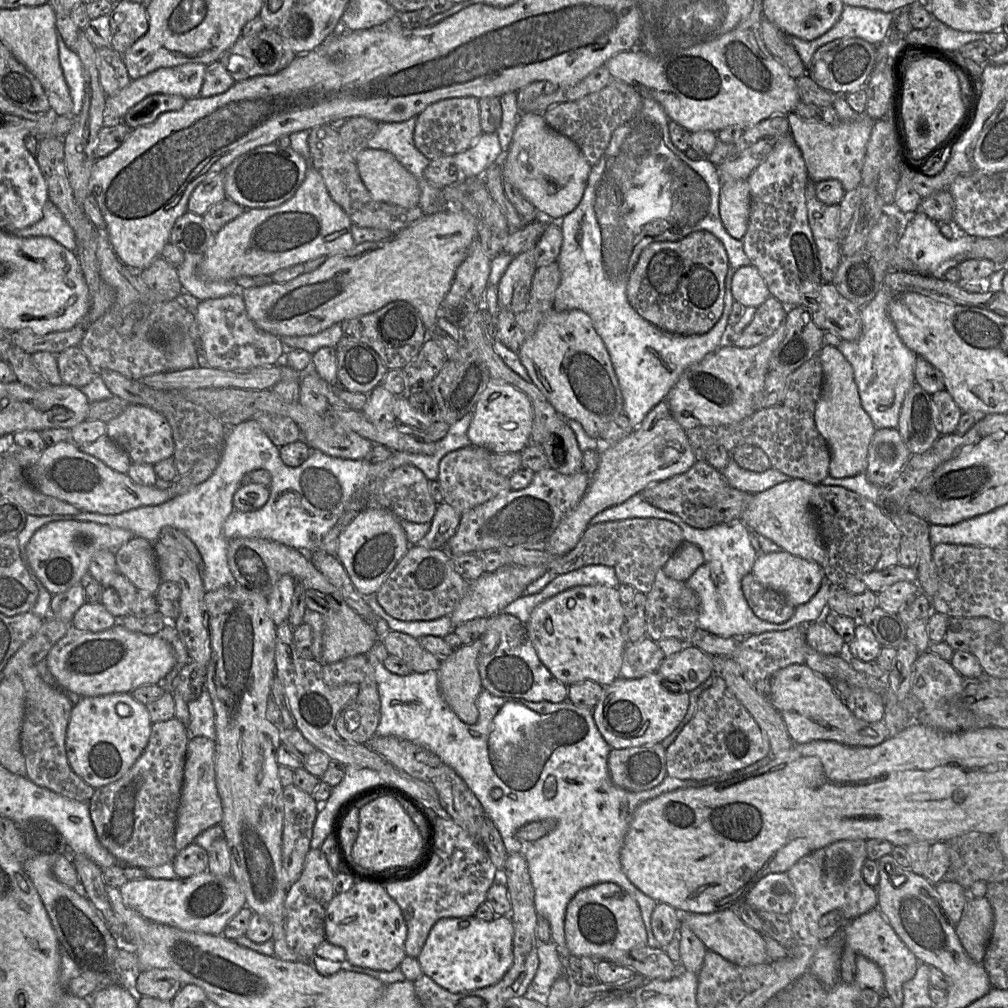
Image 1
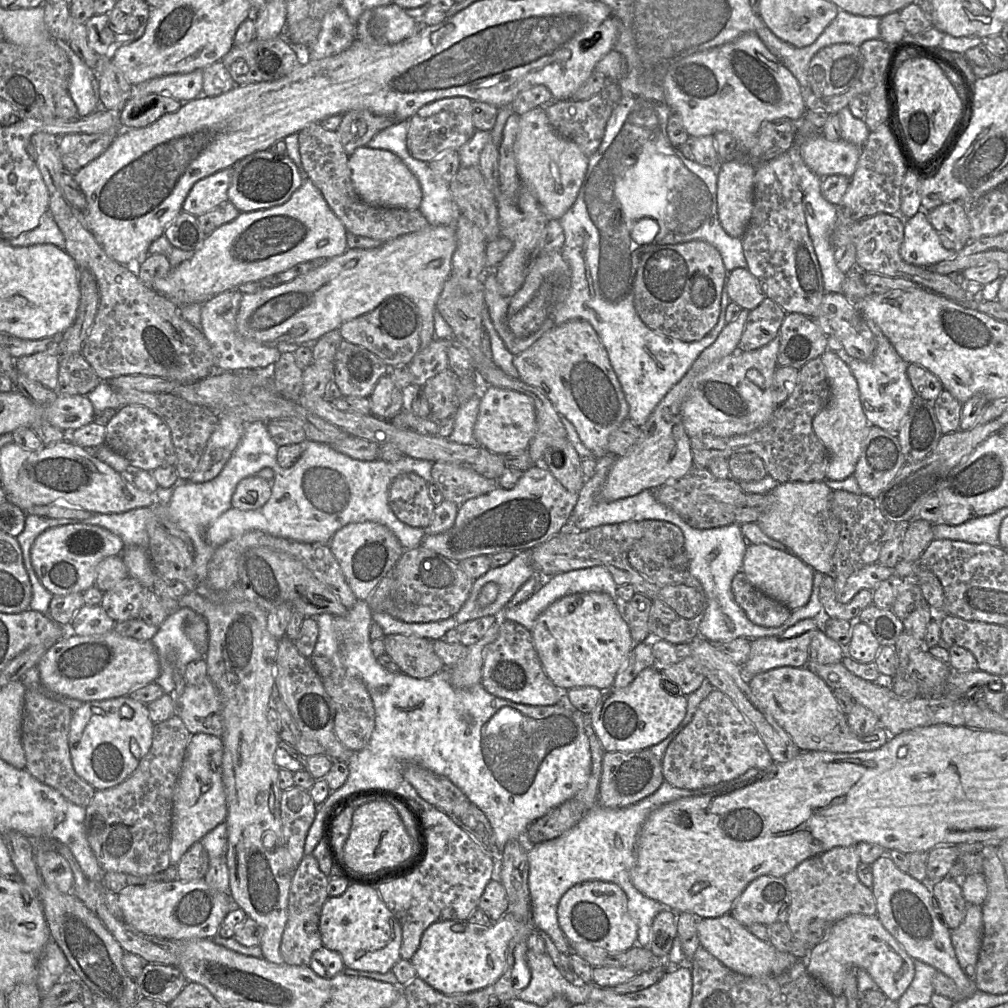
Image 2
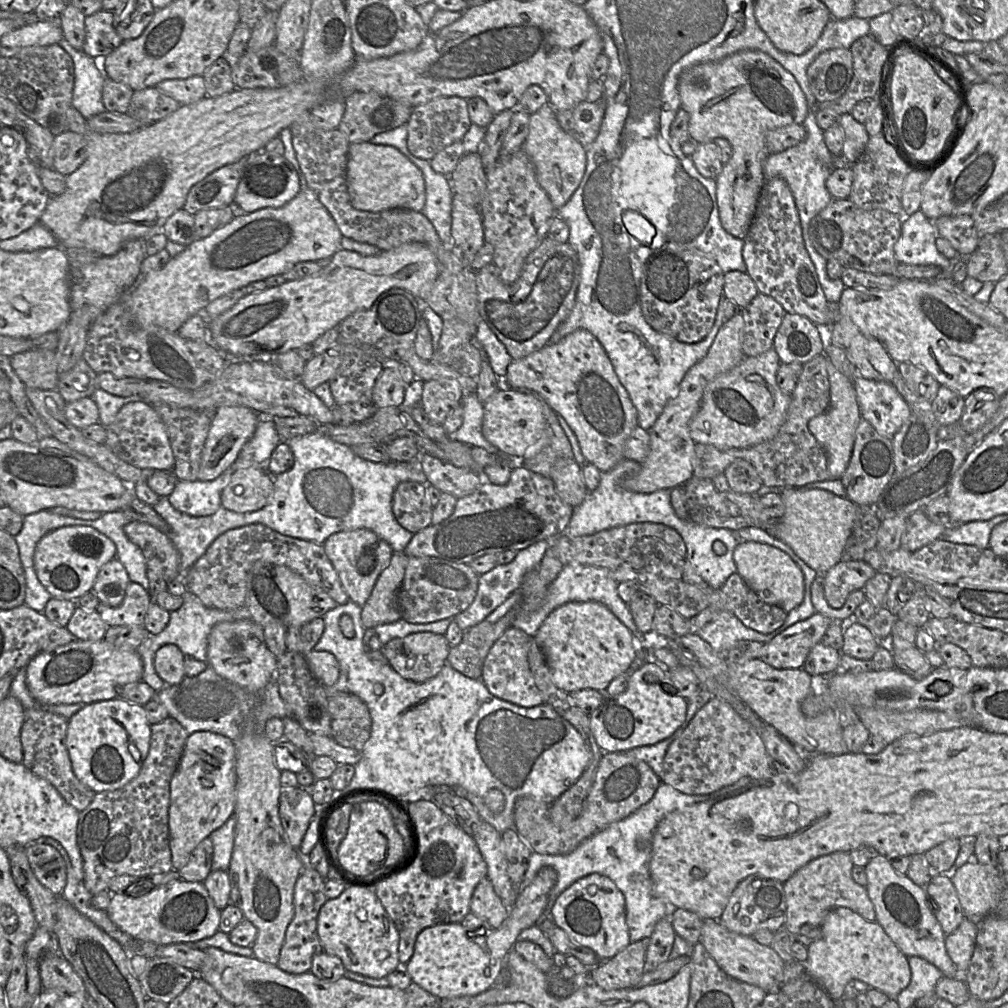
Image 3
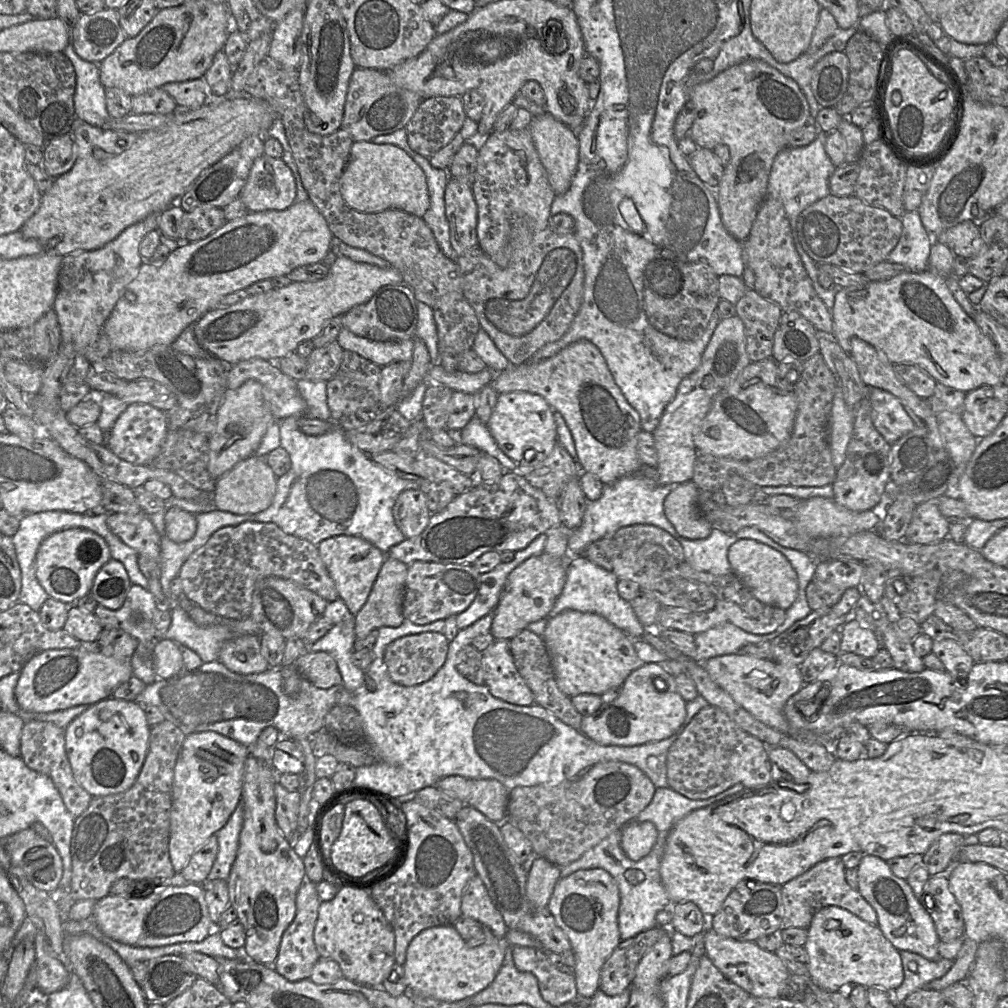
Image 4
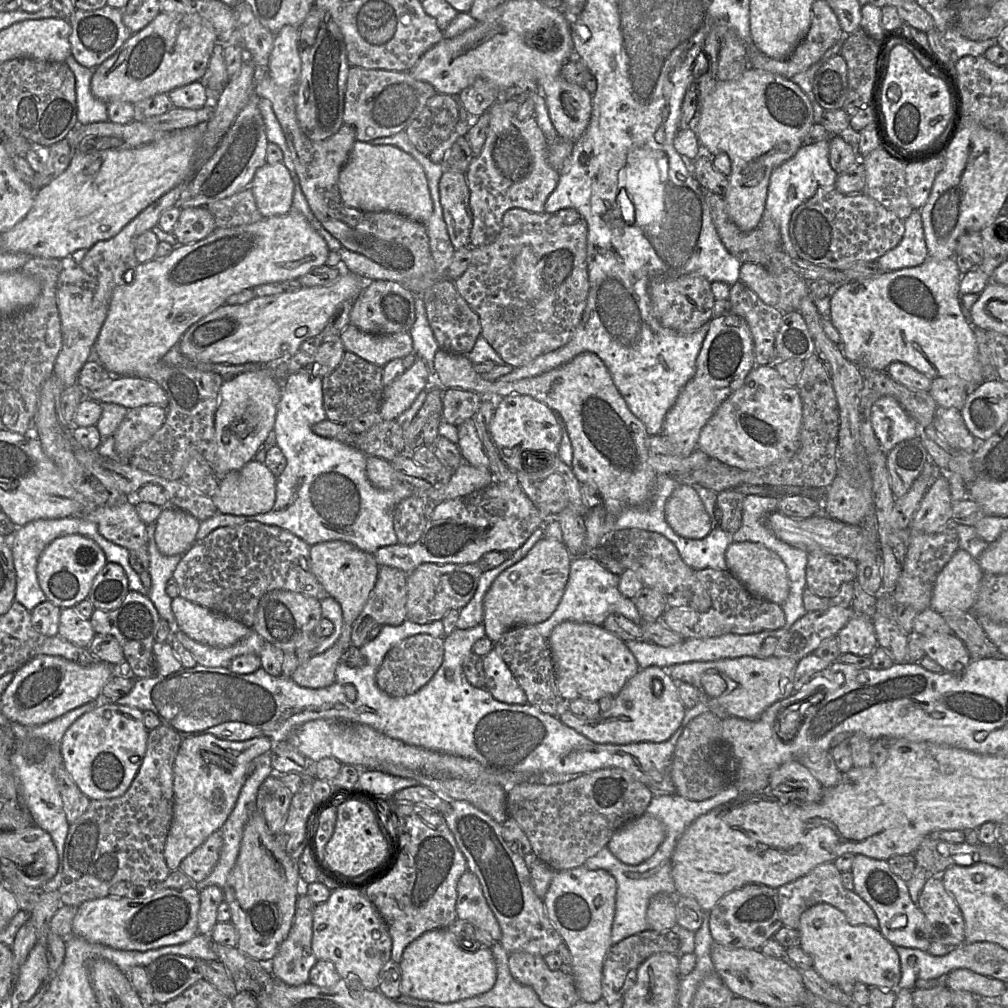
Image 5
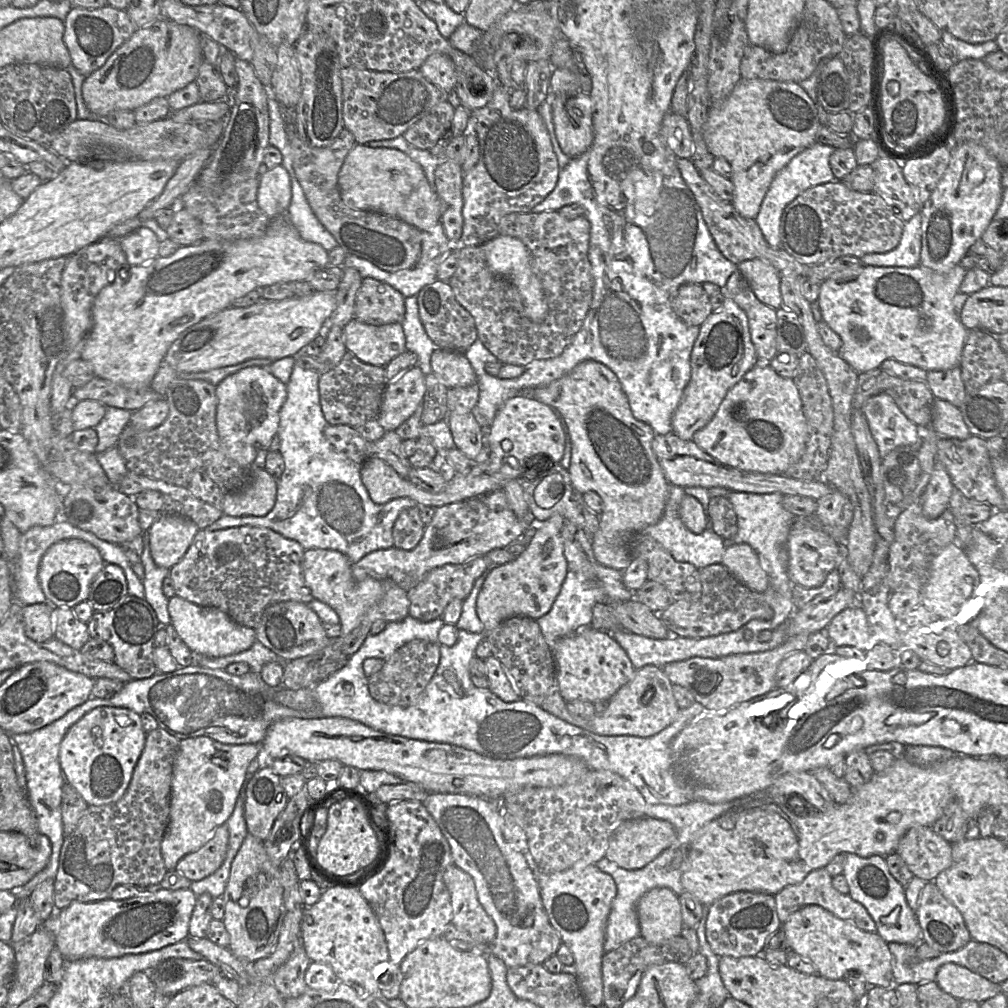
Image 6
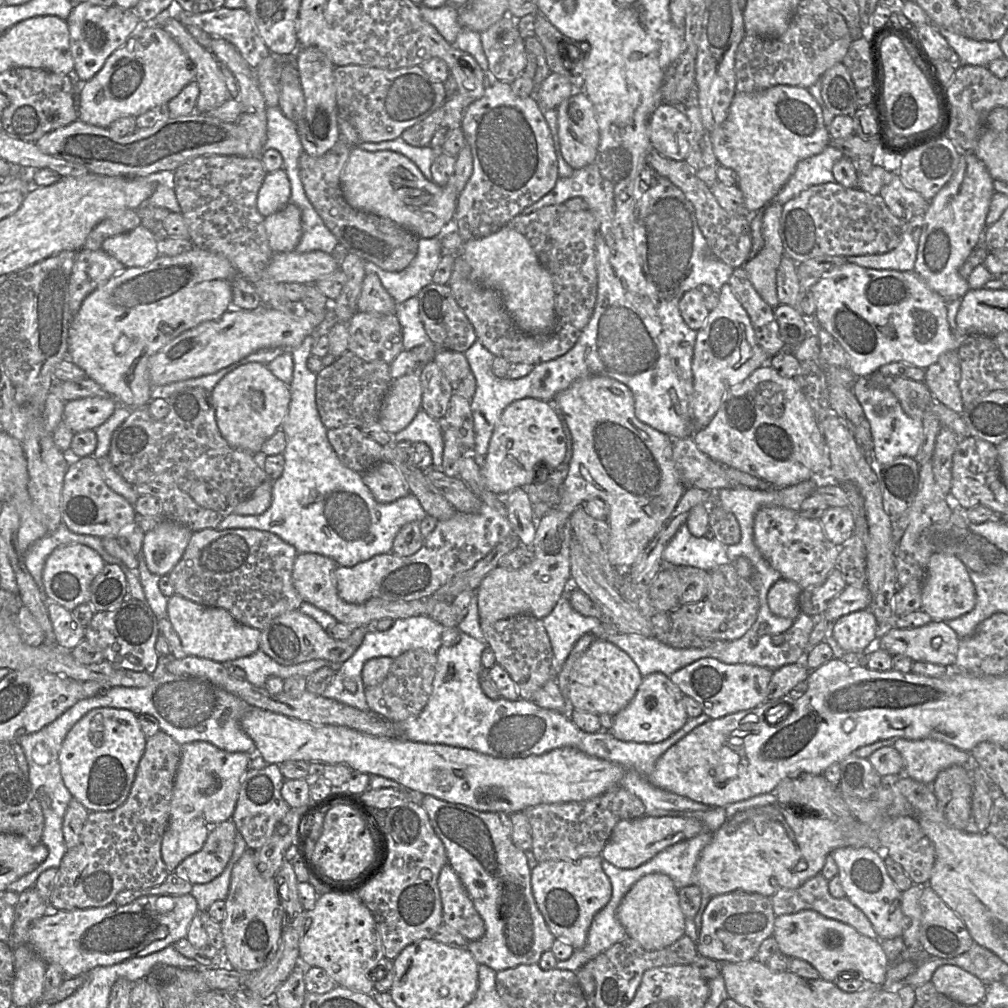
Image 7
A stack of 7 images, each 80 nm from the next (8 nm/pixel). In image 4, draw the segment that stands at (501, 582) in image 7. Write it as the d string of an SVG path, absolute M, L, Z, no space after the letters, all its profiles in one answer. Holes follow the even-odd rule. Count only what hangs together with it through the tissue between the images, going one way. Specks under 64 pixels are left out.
M545 552L532 556L513 569L507 577L500 600L493 611L490 633L495 640L510 640L520 631L548 616L565 585L568 558Z

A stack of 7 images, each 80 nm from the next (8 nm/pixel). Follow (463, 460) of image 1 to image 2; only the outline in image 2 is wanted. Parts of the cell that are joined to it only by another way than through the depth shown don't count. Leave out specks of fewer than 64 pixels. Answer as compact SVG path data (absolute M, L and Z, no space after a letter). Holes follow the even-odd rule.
M433 463L431 475L432 483L439 488L443 499L458 507L499 487L497 480L485 478L469 467L454 463Z

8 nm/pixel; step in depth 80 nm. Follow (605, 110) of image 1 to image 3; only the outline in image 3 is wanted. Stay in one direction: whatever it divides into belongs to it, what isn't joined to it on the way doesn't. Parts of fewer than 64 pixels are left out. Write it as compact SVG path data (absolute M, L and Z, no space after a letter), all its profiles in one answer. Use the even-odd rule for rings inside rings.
M602 97L595 102L581 101L570 109L556 111L555 115L561 128L586 149L599 133L605 109Z

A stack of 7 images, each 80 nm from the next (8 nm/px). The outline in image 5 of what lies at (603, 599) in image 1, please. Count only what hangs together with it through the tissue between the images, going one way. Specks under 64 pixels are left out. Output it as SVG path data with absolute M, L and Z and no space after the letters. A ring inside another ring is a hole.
M564 621L557 625L547 639L554 663L557 690L567 701L583 699L597 701L605 696L616 696L623 686L639 671L636 658L625 641L602 625Z

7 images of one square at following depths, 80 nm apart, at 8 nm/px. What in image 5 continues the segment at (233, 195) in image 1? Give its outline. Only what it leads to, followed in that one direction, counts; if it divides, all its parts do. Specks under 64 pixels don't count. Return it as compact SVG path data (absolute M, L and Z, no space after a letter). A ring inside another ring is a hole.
M282 162L258 168L249 187L263 218L285 215L291 210L294 183Z

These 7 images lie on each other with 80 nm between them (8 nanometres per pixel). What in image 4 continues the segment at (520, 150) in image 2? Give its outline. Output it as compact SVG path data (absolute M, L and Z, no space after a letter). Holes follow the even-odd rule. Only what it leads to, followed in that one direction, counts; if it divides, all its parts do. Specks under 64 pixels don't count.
M547 111L533 116L528 128L555 195L566 193L571 186L579 162L577 133Z

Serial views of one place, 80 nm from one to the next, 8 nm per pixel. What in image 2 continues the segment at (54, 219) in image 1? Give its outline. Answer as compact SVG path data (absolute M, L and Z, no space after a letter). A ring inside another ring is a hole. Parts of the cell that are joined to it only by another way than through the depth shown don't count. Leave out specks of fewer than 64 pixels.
M49 210L44 213L36 228L7 241L14 247L53 244L65 250L65 238Z

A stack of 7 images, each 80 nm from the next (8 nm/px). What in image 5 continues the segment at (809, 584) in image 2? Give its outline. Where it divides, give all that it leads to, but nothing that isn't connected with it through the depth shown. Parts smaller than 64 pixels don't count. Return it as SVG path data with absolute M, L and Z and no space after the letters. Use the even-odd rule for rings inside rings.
M735 542L729 545L725 560L727 570L732 573L755 598L781 606L789 595L787 568L781 558L762 544Z

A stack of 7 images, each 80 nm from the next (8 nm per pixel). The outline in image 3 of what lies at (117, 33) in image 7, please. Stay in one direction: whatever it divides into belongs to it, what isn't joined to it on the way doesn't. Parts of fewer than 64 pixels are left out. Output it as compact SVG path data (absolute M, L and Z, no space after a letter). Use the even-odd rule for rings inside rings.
M100 10L85 18L86 37L82 51L98 60L116 50L122 43L114 25L113 11Z

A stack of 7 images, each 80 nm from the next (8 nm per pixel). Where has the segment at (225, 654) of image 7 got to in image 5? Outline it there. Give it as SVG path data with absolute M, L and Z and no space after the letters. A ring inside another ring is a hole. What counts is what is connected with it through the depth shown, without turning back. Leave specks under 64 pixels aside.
M181 596L172 599L176 629L193 640L217 648L230 647L246 637L251 628Z

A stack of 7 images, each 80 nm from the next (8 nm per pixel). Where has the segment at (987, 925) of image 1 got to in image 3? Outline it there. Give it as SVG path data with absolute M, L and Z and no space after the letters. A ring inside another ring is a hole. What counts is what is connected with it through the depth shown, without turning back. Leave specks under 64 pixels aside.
M964 918L960 926L945 937L948 956L957 967L957 980L966 982L966 973L974 952L978 925Z

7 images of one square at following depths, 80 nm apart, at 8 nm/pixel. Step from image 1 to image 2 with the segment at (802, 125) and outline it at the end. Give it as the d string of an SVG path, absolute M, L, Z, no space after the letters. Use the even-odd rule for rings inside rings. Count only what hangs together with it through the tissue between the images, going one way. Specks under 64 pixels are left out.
M817 133L799 138L800 155L805 164L819 177L839 174L851 178L856 170L861 147L843 139L829 141Z

